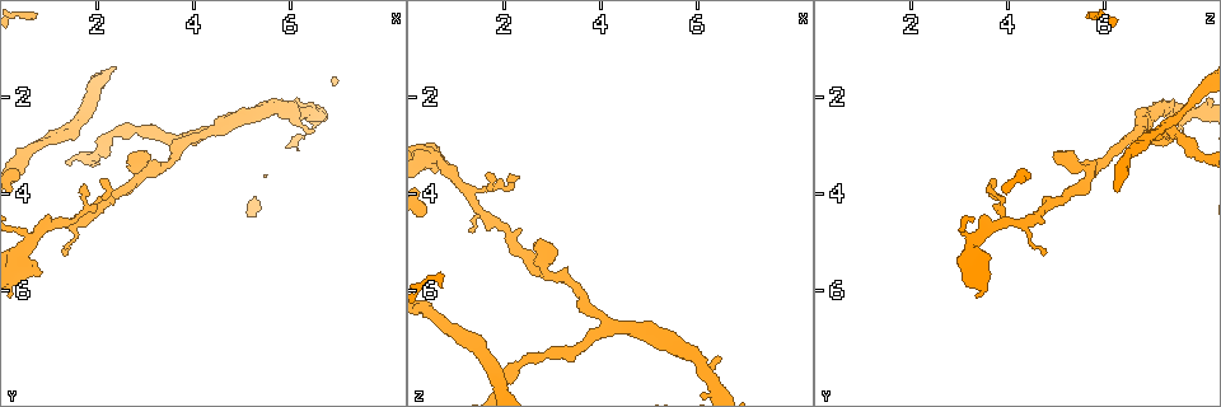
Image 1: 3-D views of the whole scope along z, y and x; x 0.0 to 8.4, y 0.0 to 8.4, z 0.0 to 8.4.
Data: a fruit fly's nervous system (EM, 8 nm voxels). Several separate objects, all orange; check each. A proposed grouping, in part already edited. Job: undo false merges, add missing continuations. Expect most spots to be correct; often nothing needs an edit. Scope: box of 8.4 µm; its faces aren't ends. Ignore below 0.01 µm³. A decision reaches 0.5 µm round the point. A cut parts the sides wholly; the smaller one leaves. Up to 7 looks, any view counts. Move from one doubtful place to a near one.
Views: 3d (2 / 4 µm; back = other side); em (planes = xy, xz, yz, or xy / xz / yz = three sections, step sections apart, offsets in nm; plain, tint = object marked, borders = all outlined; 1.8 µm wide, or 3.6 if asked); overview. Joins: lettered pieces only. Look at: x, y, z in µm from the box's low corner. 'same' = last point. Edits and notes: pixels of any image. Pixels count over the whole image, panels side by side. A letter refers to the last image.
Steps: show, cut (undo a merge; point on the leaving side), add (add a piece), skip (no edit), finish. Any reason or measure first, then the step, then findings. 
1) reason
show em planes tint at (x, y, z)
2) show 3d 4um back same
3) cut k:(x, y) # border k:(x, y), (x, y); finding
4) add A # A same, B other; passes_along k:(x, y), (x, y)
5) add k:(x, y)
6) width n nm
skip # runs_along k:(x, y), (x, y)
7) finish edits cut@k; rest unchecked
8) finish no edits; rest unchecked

sharp bend
show em xy step 16 tint at (4.10, 2.80, 6.70)

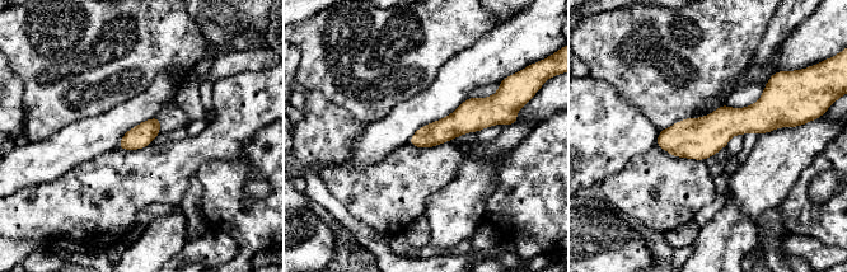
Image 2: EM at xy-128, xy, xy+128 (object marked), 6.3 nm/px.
another direction
show em planes borders same

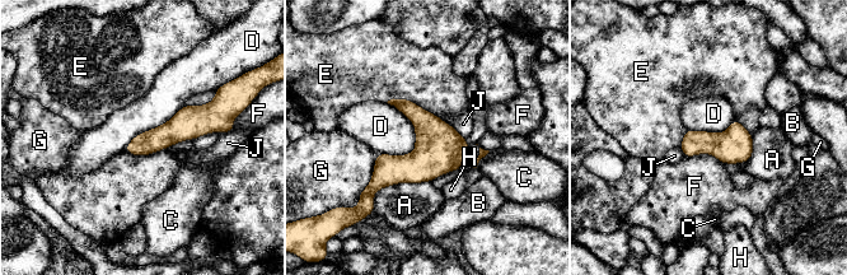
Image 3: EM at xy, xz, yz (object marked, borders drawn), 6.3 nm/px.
skip # A other, B other, C other, D other, E other, F other, G other, H other, J other; continuous, no second cell

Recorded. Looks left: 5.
free end
show 3d 4um at (6.55, 2.65, 7.35)

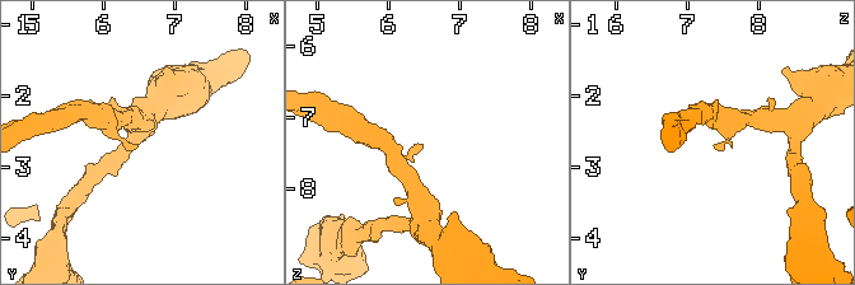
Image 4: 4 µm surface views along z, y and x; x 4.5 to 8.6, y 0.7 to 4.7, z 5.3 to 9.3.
show em xz step 8 borders at (6.50, 2.70, 7.45)

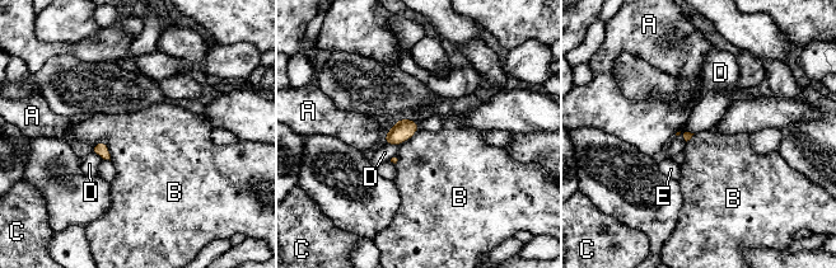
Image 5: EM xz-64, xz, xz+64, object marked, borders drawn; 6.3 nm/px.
skip # A other, B other, C other, D other, E other; border 5:(92, 146), (104, 141), (111, 160); no lettered piece goes on from it

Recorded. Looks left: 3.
side arm on a straight run
show 3d 4um at (1.25, 4.55, 4.00)

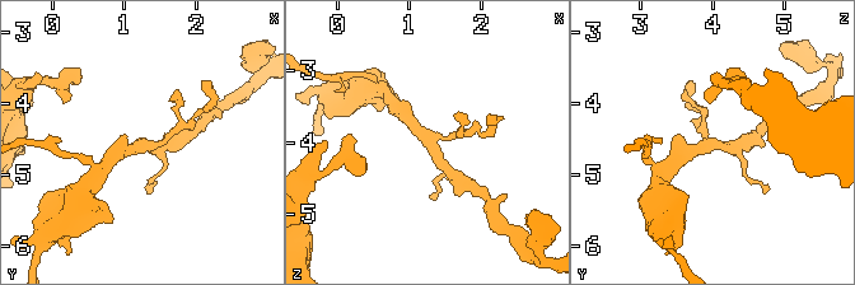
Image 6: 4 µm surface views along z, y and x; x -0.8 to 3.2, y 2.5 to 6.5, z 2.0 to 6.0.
need the tissue
show em xy step 16 tint at (1.25, 4.60, 3.95)

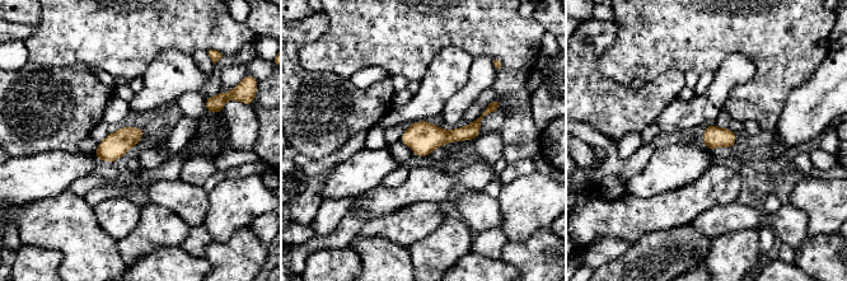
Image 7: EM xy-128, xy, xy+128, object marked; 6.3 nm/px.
show em planes borders same

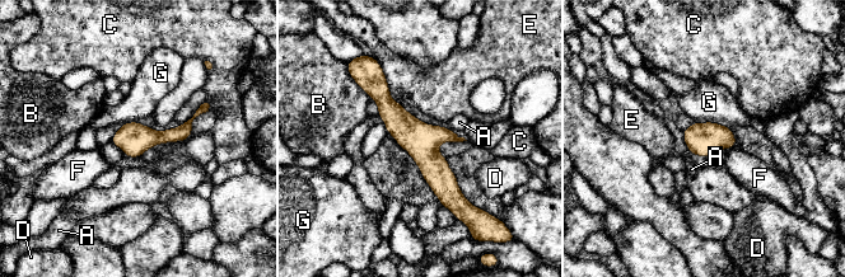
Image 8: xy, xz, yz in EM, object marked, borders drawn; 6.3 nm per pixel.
skip # A other, B other, C other, D other, E other, F other, G other; runs_along 8:(381, 76), (387, 108), (460, 206); continuous, no second cell

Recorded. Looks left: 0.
finish no edits; rest unchecked

